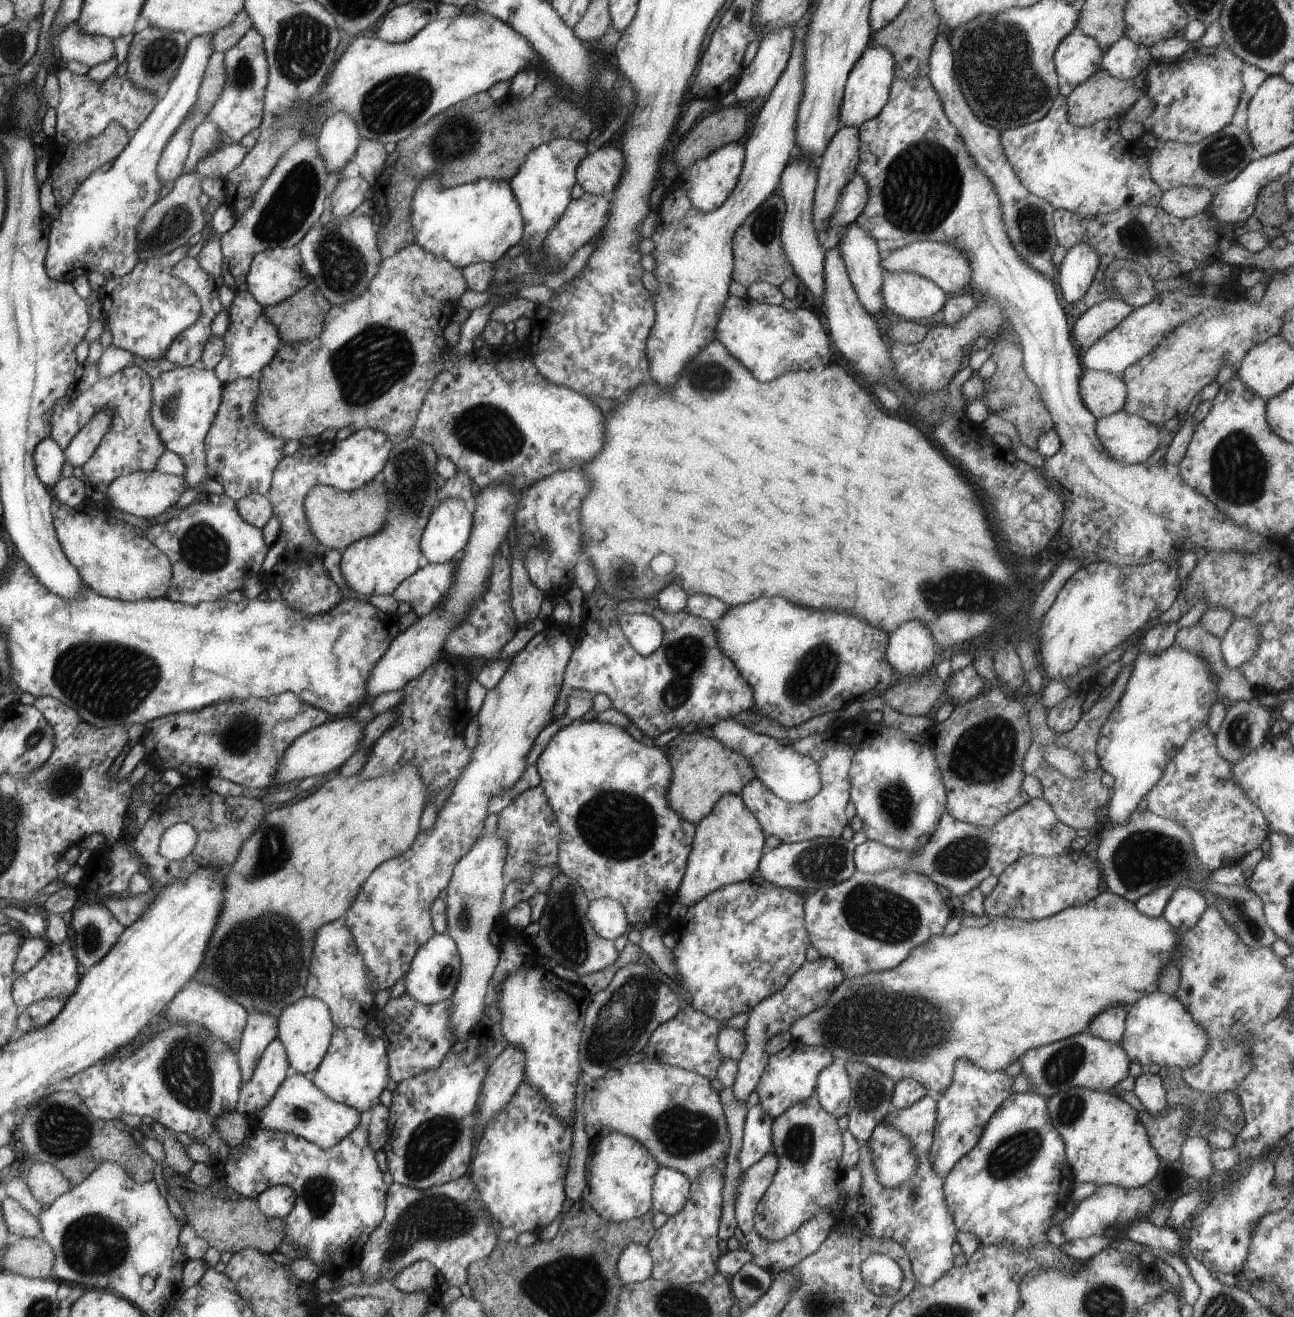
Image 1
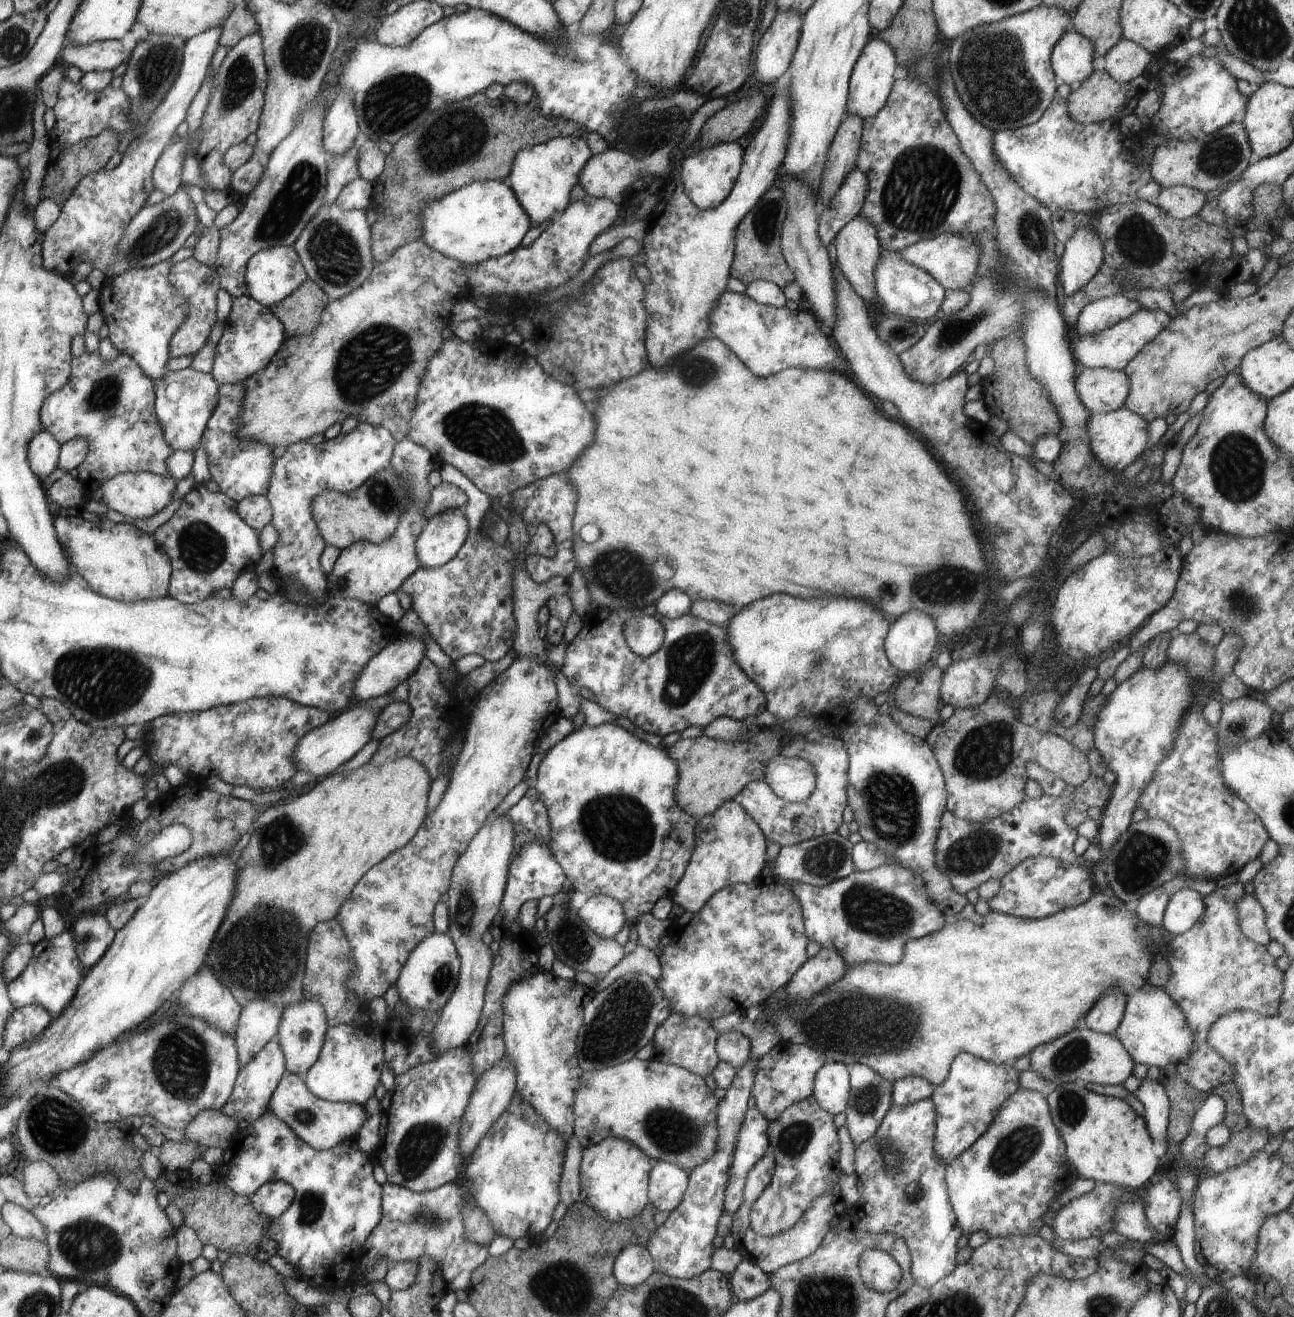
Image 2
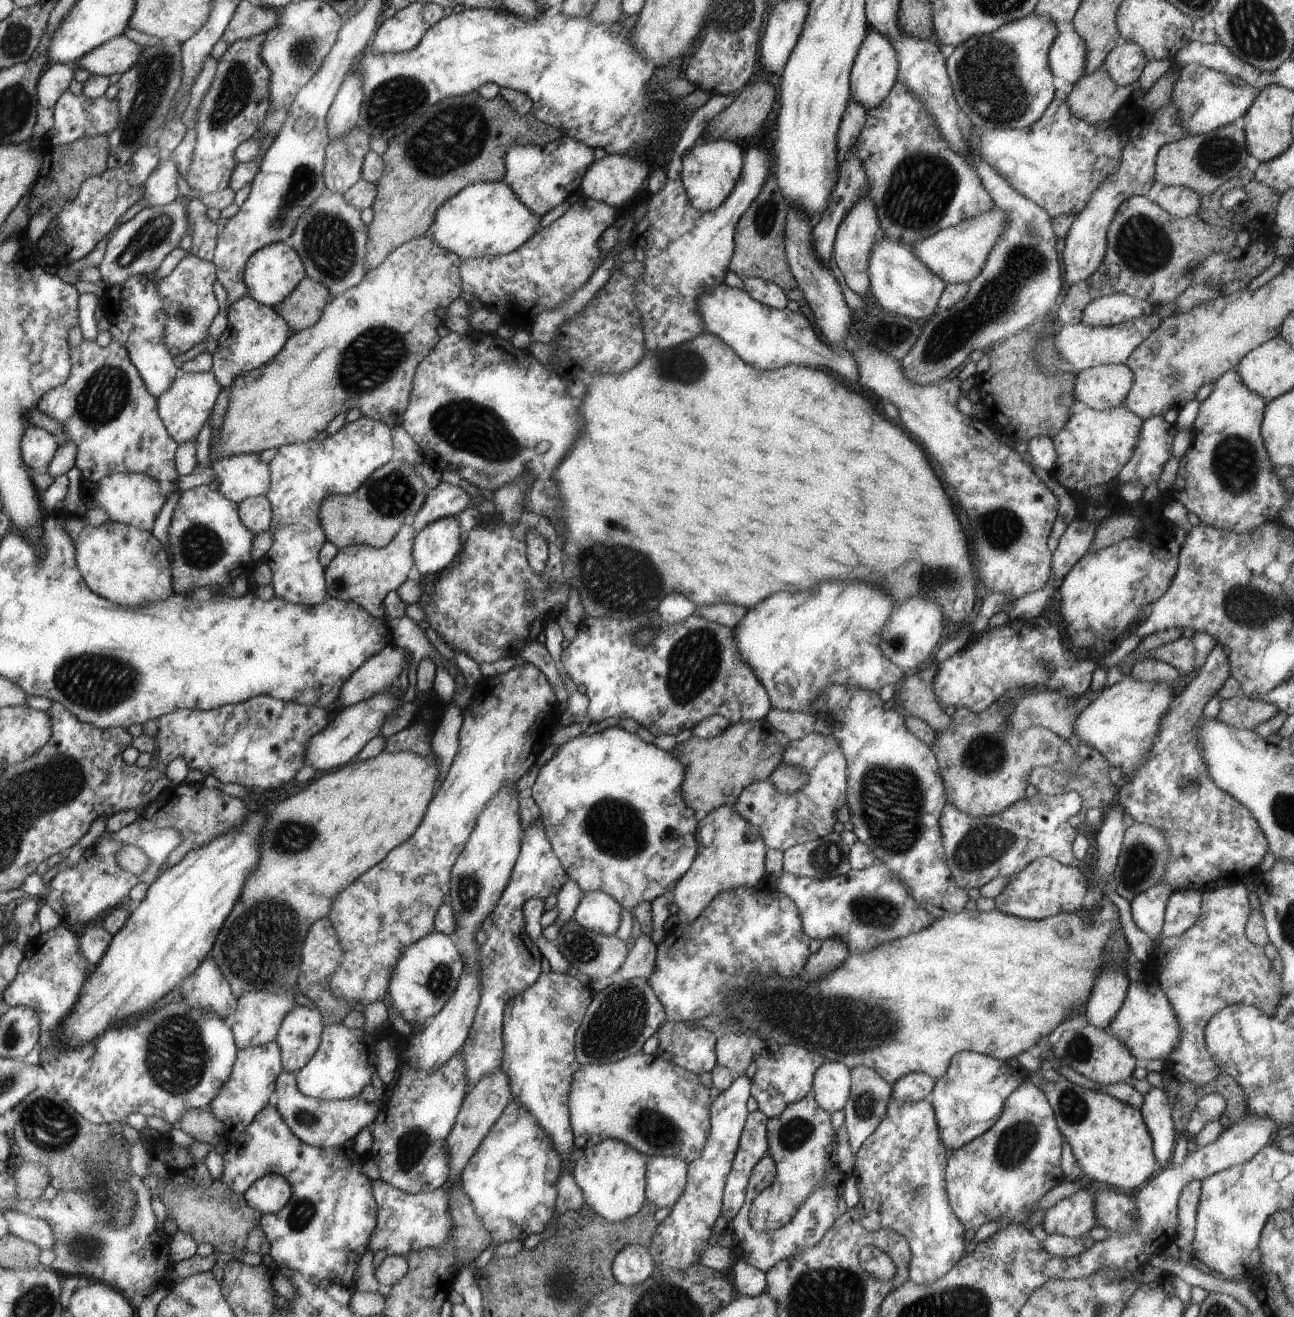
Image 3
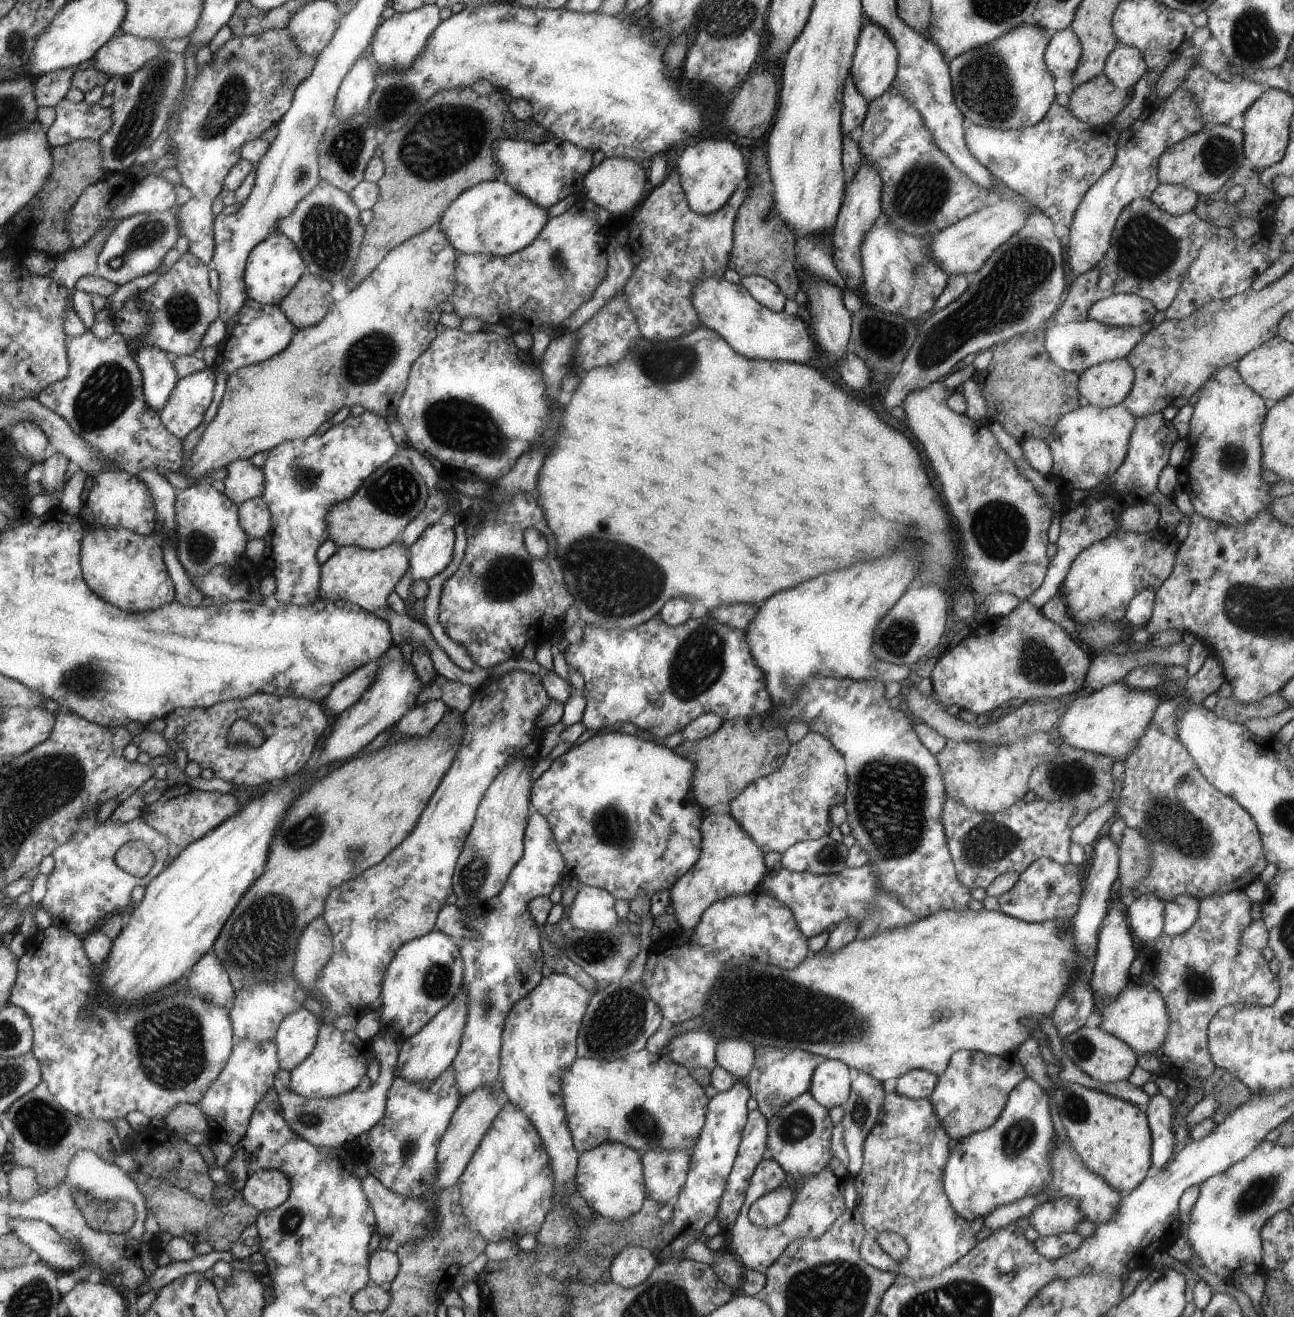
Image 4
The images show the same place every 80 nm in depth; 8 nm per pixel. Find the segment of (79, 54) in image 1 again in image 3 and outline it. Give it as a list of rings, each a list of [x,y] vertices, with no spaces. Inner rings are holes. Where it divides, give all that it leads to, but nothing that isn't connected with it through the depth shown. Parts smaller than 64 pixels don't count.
[[[122,34],[120,38],[112,38],[112,41],[98,49],[84,54],[84,58],[80,58],[77,63],[91,74],[110,77],[134,68],[146,49],[147,46],[142,46]]]

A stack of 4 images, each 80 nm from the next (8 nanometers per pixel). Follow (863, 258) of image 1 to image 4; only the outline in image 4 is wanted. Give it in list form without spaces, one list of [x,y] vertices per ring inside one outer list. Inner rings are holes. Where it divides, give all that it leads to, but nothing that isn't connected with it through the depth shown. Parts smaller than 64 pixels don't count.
[[[862,163],[855,179],[846,187],[845,196],[833,228],[833,261],[843,275],[848,288],[860,288],[865,282],[861,265],[861,246],[868,231],[882,216],[881,207],[882,181],[880,175],[871,165]]]

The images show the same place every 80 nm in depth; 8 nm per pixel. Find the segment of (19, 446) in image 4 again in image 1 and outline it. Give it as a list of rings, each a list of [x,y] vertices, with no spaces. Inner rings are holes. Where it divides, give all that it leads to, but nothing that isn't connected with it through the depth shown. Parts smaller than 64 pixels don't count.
[[[50,436],[44,438],[35,449],[35,470],[39,479],[48,488],[56,485],[62,478],[62,466],[64,466],[64,454],[62,447],[54,442]]]

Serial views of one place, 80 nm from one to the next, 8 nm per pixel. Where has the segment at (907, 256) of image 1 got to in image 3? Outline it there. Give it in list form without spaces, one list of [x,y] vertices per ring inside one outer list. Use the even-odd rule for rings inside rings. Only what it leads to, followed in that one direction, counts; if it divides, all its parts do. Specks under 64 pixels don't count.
[[[995,207],[918,242],[914,245],[914,254],[933,274],[940,276],[945,284],[969,284],[983,270],[996,240],[1000,240],[1000,234],[1004,234],[1008,228],[1008,220],[1008,214]]]

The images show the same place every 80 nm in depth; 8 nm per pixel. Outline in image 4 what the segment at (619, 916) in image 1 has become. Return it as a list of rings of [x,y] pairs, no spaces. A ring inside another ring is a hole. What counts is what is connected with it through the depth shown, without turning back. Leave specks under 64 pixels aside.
[[[582,885],[569,911],[568,926],[593,933],[616,929],[620,920],[614,909],[615,901],[605,890]]]

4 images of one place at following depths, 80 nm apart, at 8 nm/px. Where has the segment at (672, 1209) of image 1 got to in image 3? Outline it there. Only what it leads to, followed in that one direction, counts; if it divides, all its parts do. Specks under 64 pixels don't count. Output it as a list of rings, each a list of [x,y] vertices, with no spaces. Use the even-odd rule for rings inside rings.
[[[645,1156],[647,1201],[656,1209],[671,1208],[687,1184],[688,1162],[678,1156]]]

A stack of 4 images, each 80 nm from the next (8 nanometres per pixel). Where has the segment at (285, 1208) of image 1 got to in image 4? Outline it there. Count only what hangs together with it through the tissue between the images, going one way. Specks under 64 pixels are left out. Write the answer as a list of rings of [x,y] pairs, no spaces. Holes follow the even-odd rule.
[[[262,1169],[250,1175],[244,1189],[244,1198],[258,1210],[278,1208],[291,1194],[291,1181],[278,1169]]]

